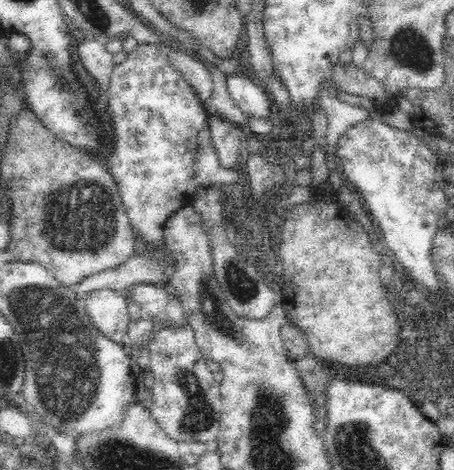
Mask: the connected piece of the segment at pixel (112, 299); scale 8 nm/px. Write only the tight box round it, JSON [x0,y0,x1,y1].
[83,288,130,343]

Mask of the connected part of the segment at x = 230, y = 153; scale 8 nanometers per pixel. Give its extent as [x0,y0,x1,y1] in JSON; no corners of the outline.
[208,115,245,169]

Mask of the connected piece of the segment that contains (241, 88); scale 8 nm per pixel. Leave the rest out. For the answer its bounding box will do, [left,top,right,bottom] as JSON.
[227,75,272,118]

